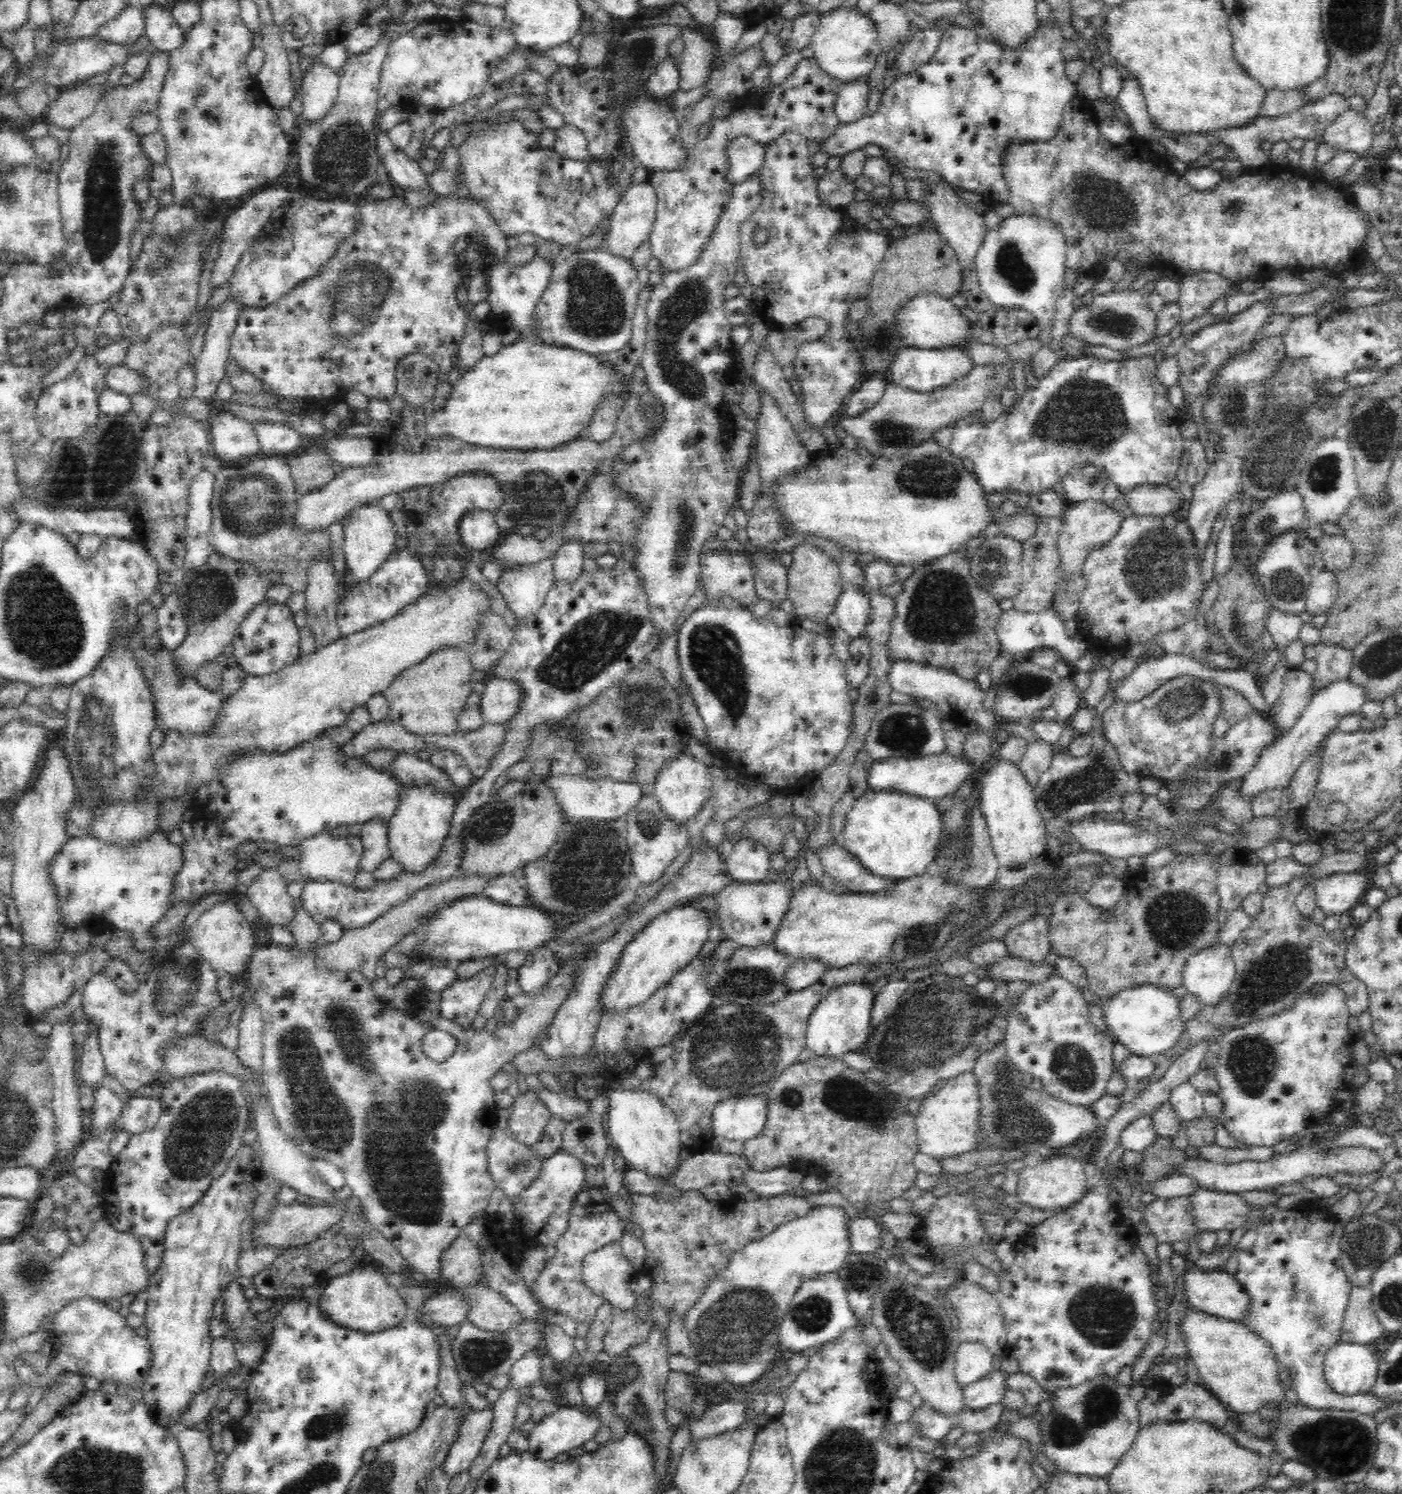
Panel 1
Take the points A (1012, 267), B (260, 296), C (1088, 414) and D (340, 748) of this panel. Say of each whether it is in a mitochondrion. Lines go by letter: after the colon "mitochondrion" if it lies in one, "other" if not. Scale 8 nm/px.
A: mitochondrion
B: other
C: mitochondrion
D: other

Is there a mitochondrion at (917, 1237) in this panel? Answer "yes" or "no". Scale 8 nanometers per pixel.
no

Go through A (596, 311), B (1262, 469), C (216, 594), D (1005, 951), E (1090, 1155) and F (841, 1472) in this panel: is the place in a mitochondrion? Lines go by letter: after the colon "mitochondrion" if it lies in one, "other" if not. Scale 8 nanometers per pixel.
A: mitochondrion
B: mitochondrion
C: mitochondrion
D: other
E: other
F: mitochondrion

